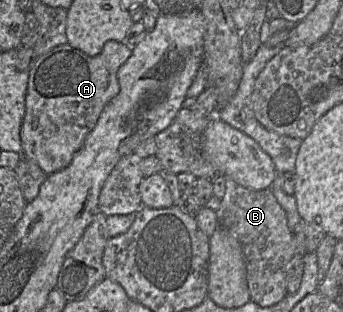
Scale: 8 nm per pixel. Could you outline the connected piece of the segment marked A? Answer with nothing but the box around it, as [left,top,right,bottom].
[20,40,132,175]

